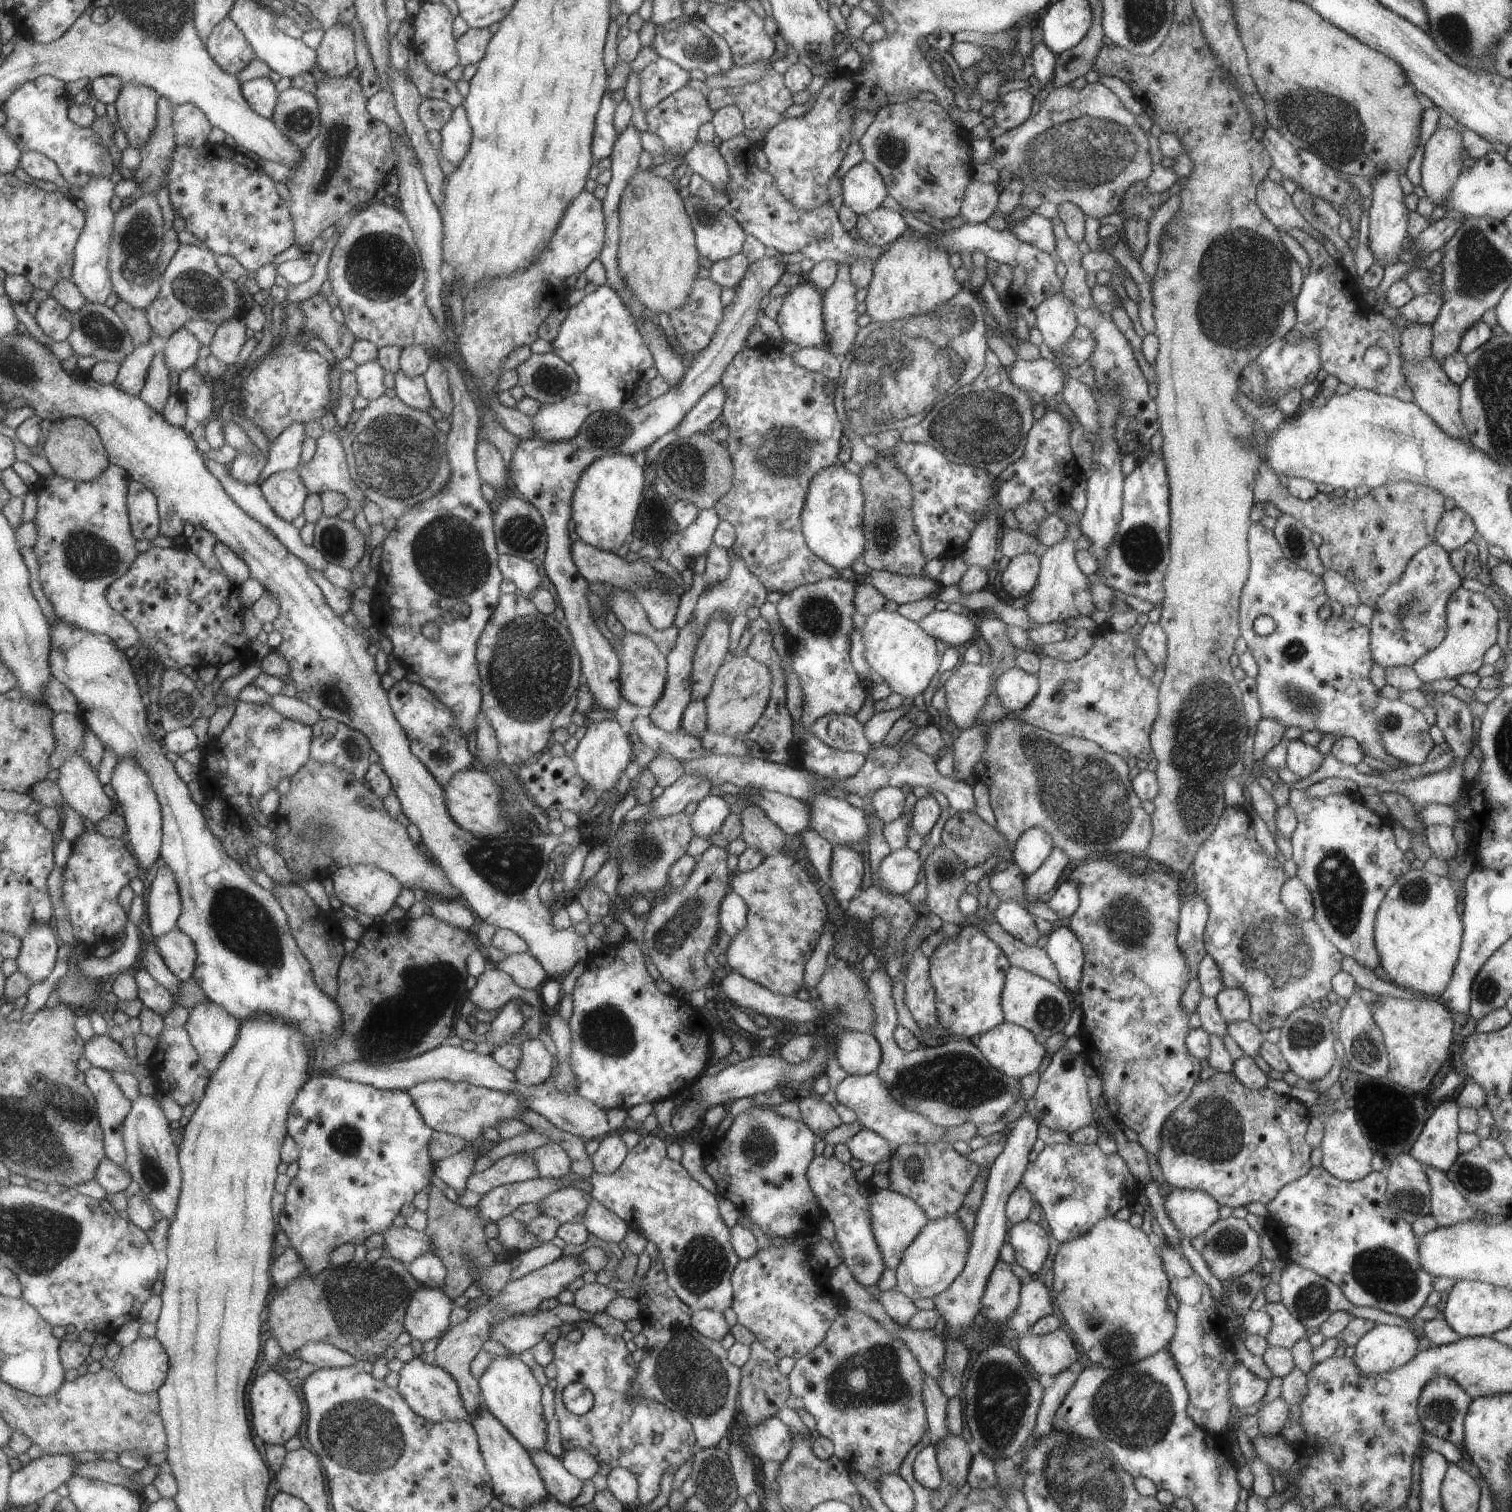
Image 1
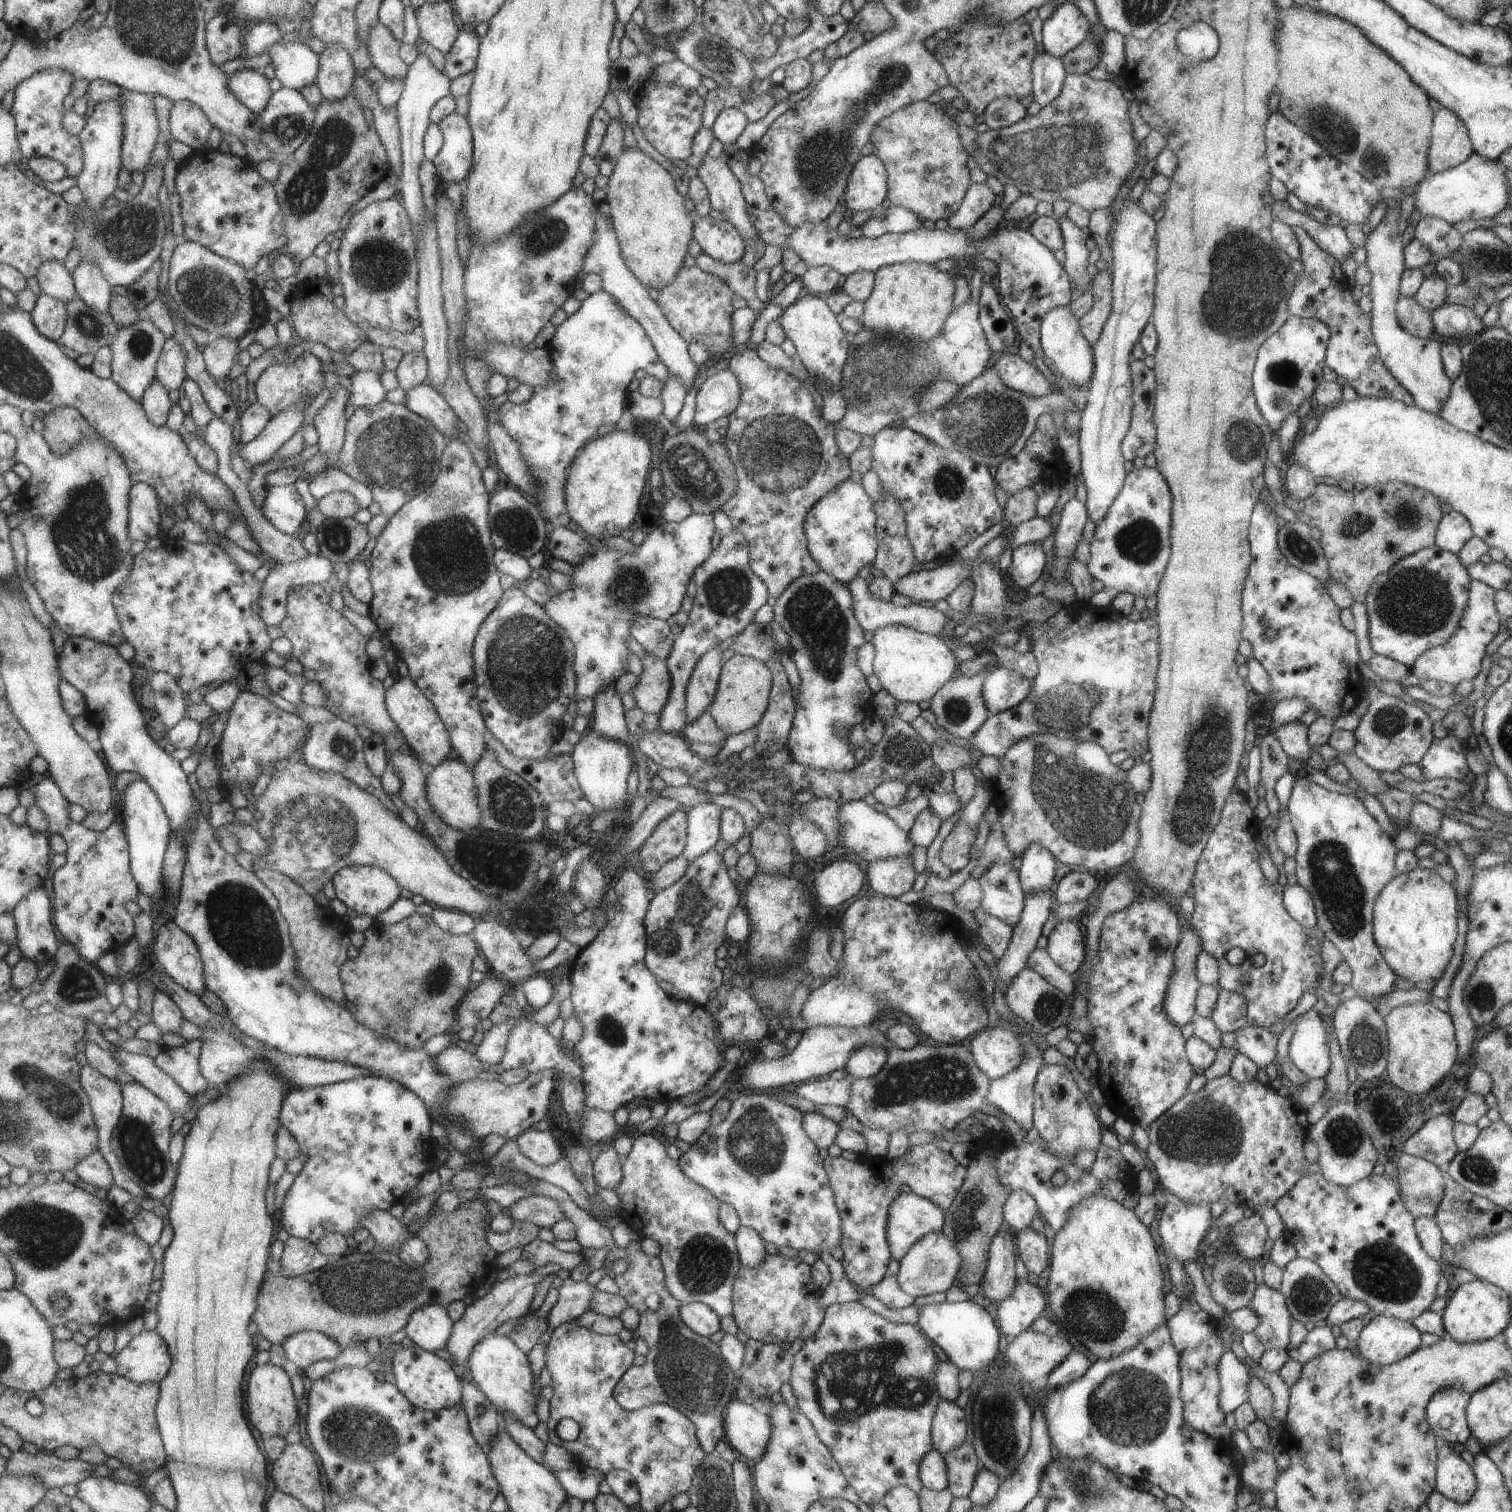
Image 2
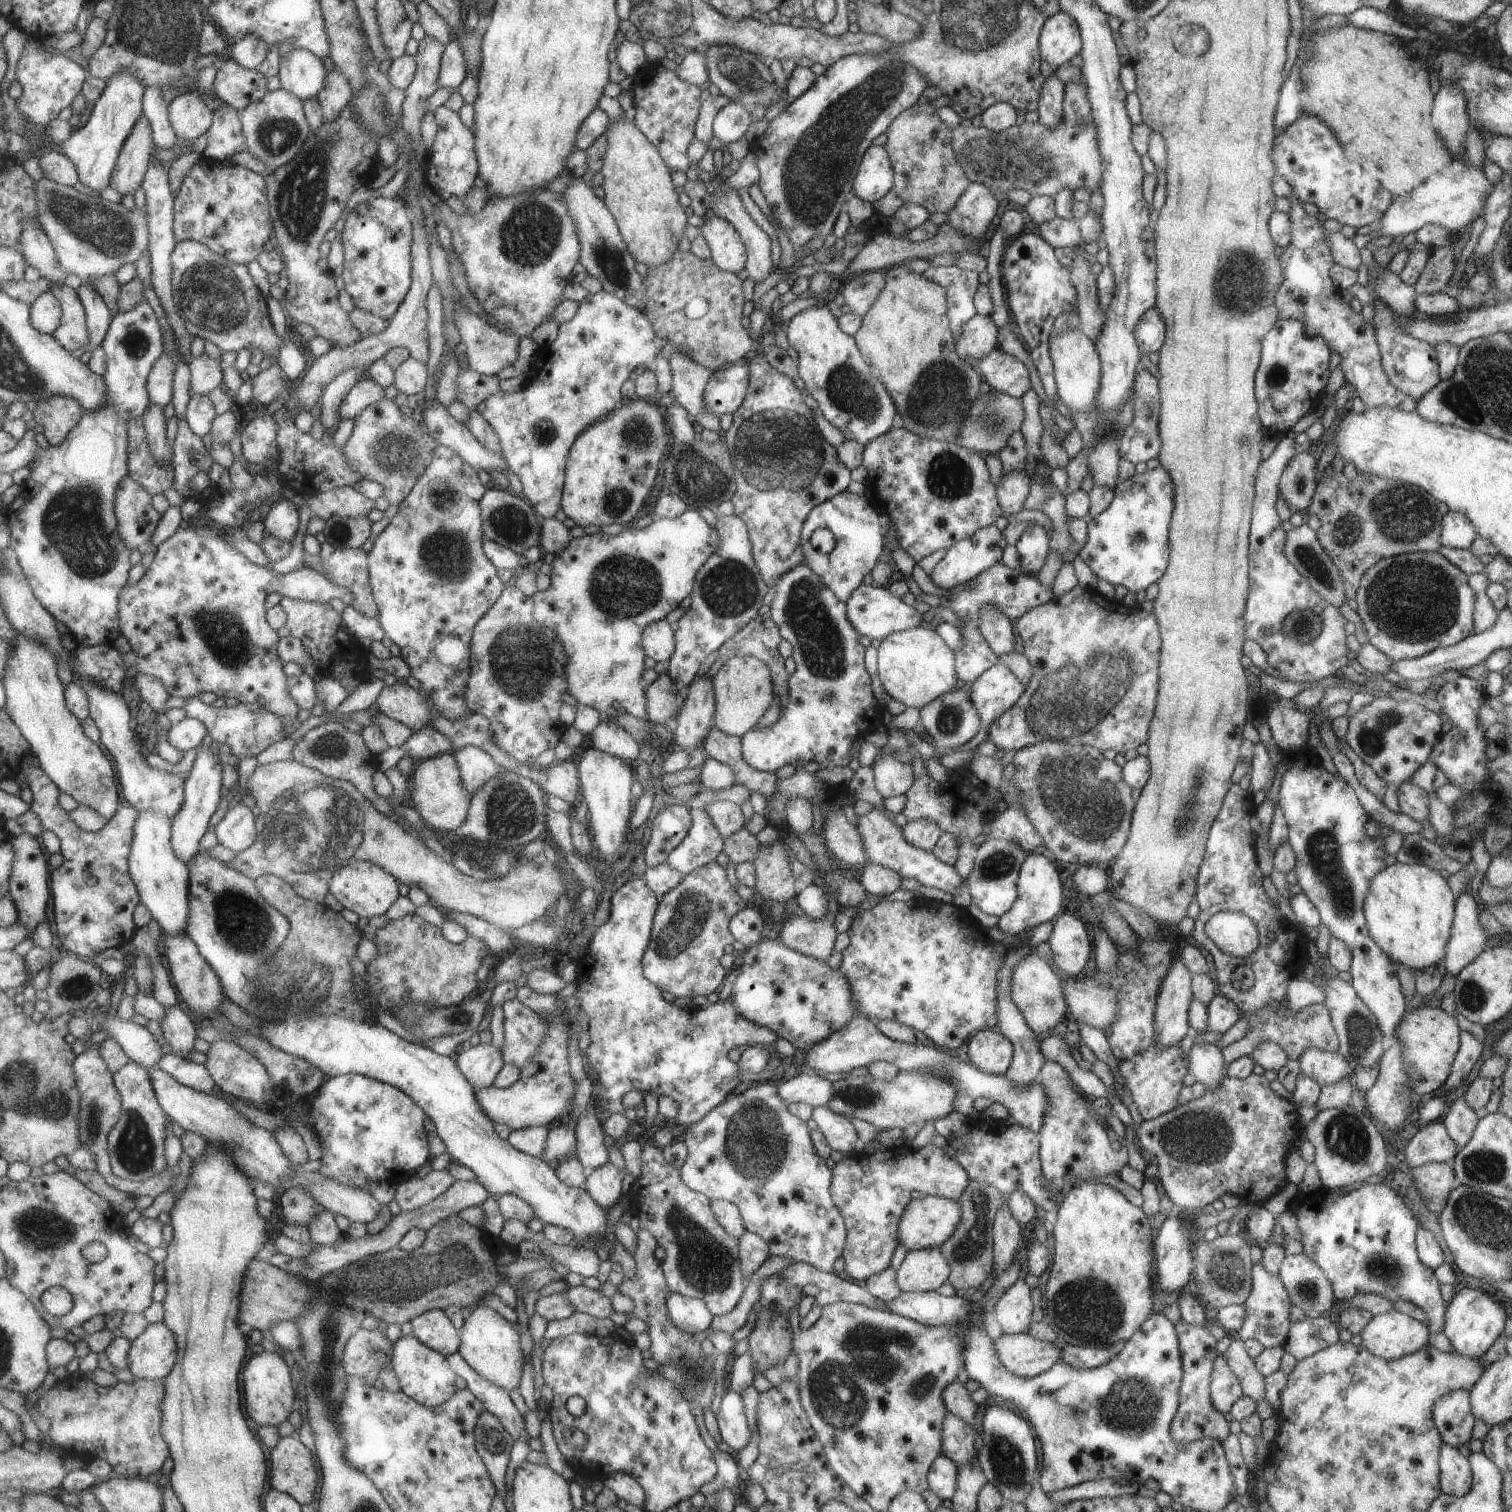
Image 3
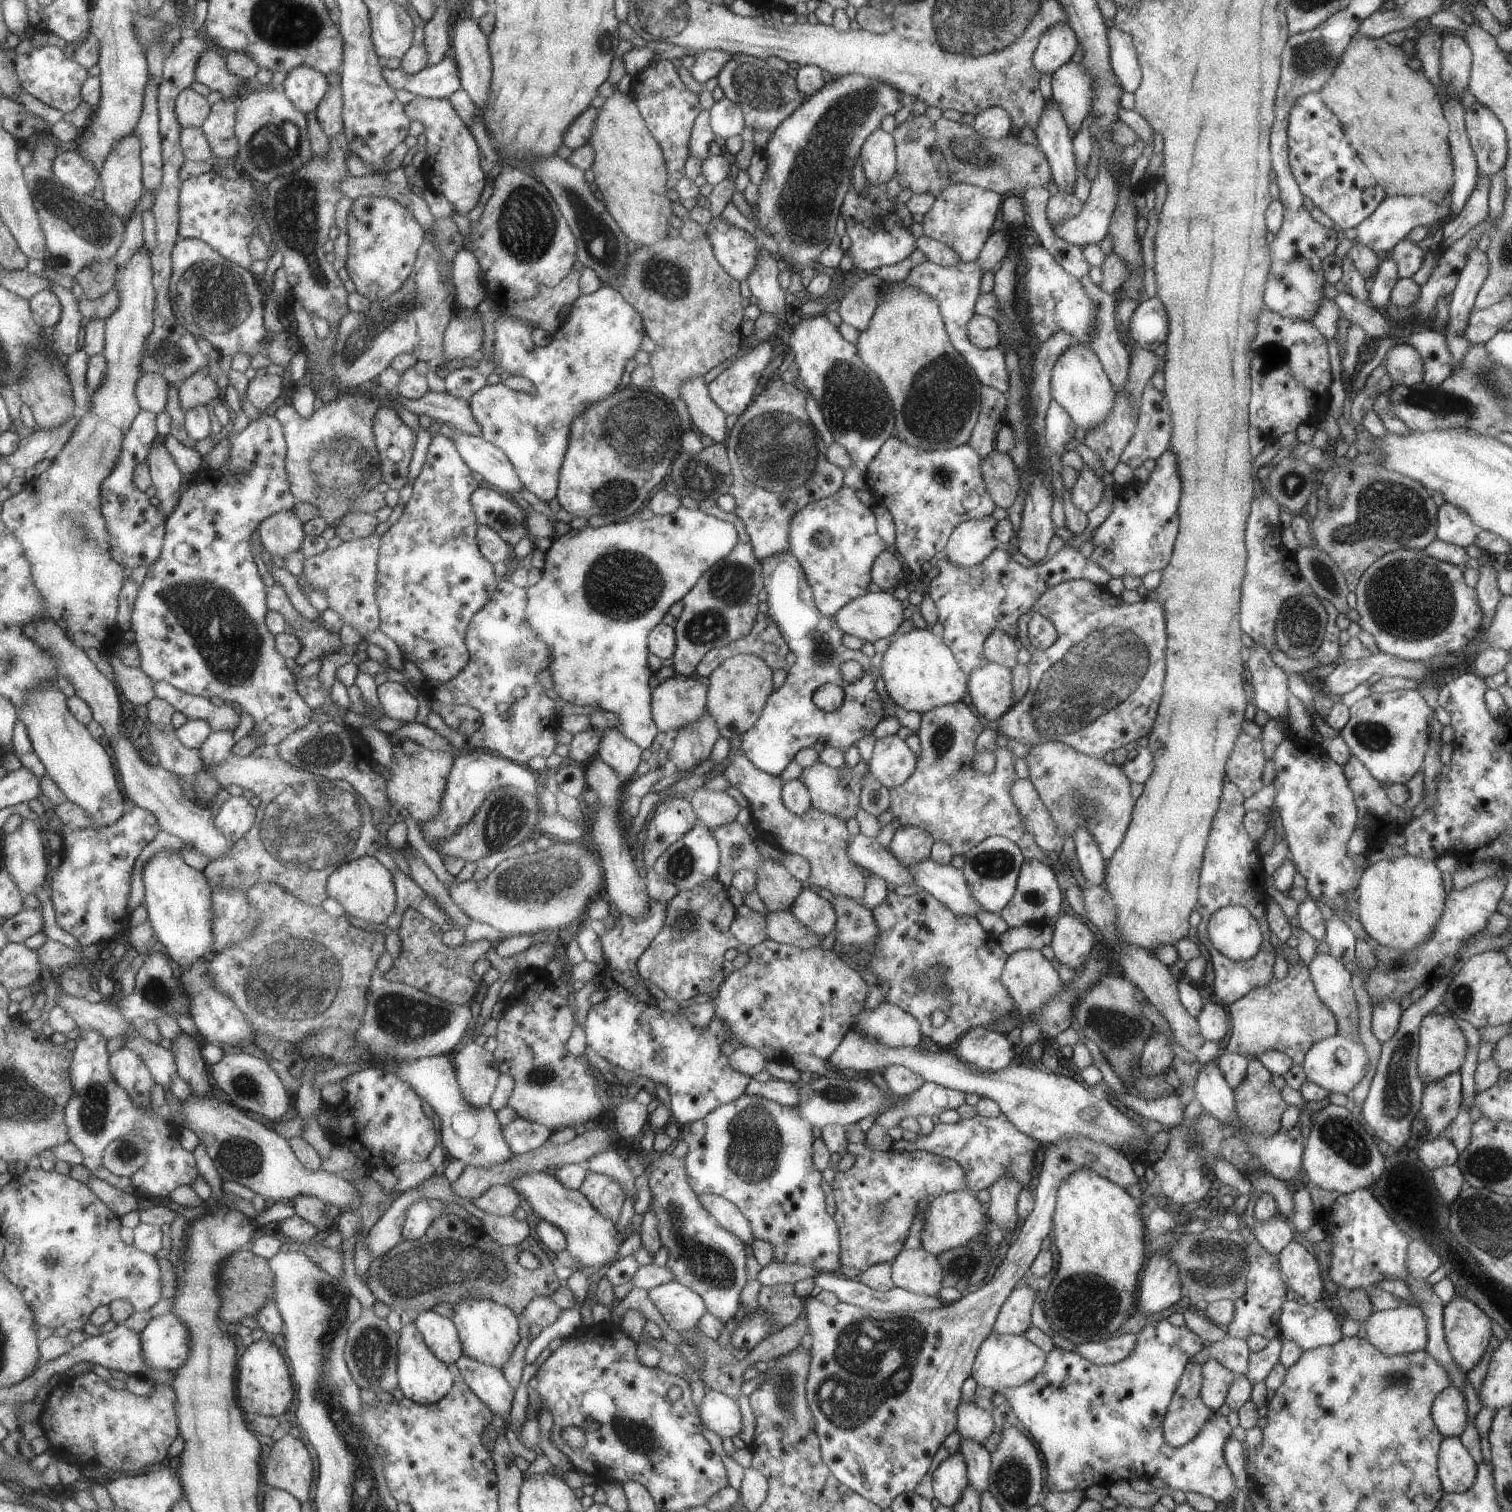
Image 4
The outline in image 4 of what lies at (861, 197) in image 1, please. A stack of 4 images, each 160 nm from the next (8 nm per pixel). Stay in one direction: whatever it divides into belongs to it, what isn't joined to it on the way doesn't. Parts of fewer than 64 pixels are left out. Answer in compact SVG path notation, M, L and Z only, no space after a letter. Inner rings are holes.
M880 128L875 129L863 142L858 160L867 183L880 185L889 182L896 169L893 137Z

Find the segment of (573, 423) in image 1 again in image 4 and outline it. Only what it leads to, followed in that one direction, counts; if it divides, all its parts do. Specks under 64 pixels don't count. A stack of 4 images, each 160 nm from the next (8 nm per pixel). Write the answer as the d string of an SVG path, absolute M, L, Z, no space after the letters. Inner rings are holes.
M601 286L591 294L578 294L548 345L534 345L531 342L531 329L523 320L500 315L494 323L492 359L496 366L503 367L511 376L521 375L527 378L533 384L534 391L514 391L500 382L497 385L485 385L467 401L472 417L480 426L480 437L501 449L513 465L522 486L547 504L556 496L558 472L568 447L571 421L589 405L602 401L617 390L617 386L621 384L619 378L623 374L625 362L640 350L642 338L646 334L639 313L619 291L609 286Z

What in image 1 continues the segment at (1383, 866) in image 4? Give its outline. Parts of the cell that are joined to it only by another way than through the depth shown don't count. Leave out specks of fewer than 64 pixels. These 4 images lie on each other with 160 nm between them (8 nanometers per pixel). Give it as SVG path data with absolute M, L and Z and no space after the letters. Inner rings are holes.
M1425 870L1405 872L1383 896L1375 914L1373 941L1383 971L1397 987L1423 996L1440 996L1451 980L1462 940L1462 923L1455 910L1456 890L1447 877L1437 877Z

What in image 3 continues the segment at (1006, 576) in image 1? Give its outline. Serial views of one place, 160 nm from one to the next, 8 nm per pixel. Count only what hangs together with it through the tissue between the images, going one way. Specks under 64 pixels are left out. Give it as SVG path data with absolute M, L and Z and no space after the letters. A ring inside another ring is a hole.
M1028 523L1023 529L1020 539L1014 544L1020 562L1019 570L1027 574L1037 575L1039 568L1045 562L1045 556L1049 554L1048 534L1044 528L1036 524Z

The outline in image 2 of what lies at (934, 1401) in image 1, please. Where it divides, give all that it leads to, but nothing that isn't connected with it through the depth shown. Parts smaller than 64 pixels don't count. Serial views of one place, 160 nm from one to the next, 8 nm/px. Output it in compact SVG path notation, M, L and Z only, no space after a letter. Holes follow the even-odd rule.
M939 1398L932 1416L930 1437L932 1448L938 1453L945 1454L965 1438L963 1409L953 1401Z

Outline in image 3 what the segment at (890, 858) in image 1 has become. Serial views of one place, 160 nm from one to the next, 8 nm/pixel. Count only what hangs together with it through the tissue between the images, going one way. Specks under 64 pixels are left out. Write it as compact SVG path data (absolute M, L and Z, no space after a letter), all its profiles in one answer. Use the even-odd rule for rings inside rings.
M867 862L861 872L860 883L866 892L885 897L899 889L902 879L898 872L890 868Z

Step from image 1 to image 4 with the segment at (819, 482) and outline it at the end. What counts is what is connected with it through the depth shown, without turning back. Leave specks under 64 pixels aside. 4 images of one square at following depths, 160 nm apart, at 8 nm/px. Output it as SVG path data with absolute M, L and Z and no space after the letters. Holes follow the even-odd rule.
M845 485L831 496L798 510L791 517L788 537L789 554L799 561L817 610L826 617L834 616L845 603L867 592L873 559L887 548L877 536L876 518L871 507L863 505L853 489ZM816 532L826 532L831 537L827 548L817 548L813 544Z

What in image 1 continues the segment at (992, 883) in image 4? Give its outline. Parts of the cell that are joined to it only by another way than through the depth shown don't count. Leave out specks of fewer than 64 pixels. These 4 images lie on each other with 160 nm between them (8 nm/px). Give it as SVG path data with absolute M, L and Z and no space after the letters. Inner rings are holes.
M999 900L992 916L1002 930L1023 944L1034 946L1040 937L1034 917L1017 900Z

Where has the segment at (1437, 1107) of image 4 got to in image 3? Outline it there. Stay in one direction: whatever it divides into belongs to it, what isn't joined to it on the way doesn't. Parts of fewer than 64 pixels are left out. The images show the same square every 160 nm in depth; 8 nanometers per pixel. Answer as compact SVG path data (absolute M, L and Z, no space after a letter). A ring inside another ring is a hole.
M1461 1031L1459 1035L1459 1050L1456 1052L1456 1057L1451 1063L1449 1076L1446 1078L1441 1089L1444 1094L1450 1094L1451 1090L1461 1084L1461 1080L1465 1079L1467 1074L1471 1072L1473 1064L1477 1062L1479 1054L1481 1054L1482 1044L1467 1031Z

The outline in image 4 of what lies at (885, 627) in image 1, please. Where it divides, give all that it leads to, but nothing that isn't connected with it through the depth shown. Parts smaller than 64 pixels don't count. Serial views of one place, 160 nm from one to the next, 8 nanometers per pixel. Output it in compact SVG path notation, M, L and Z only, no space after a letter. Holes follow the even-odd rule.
M931 628L913 629L890 642L882 653L880 676L893 703L922 715L926 710L961 701L967 696L968 676L959 668L953 653Z

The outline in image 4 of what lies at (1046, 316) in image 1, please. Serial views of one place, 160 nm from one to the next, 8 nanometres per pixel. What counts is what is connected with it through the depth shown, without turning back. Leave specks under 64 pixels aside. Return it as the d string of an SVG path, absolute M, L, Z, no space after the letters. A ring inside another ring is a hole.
M1073 342L1054 362L1050 372L1050 393L1069 414L1075 427L1086 431L1103 420L1112 407L1116 389L1110 383L1100 360L1083 343Z

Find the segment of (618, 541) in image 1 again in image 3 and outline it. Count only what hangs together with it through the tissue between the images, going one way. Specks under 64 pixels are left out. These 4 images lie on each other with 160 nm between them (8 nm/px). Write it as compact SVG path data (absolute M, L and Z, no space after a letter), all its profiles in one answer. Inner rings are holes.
M624 400L623 404L573 441L568 452L561 510L576 526L627 524L647 498L665 454L663 409L654 400Z

